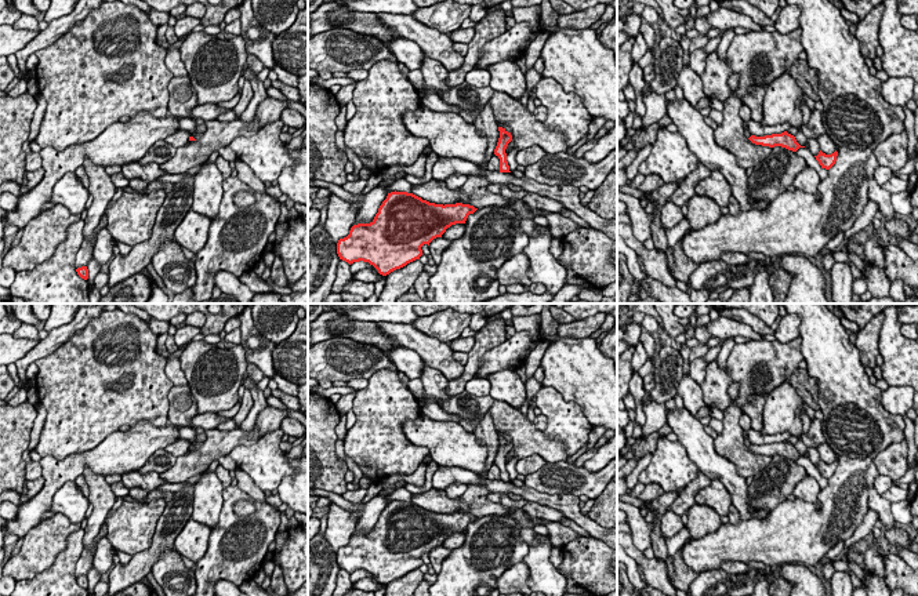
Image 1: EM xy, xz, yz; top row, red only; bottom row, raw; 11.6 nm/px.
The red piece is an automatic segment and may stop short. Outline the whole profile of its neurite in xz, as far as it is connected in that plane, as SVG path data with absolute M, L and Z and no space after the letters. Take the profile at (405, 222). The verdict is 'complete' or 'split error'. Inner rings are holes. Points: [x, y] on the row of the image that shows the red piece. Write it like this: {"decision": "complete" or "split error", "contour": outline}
{"decision": "complete", "contour": "M391 192L378 208L370 224L353 225L349 235L337 243L340 259L348 262L369 262L380 275L387 276L391 272L420 259L421 247L442 237L447 228L456 224L465 224L469 214L478 208L469 204L435 204L407 192Z"}

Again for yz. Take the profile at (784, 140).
{"decision": "complete", "contour": "M787 131L781 134L772 134L765 137L751 135L748 139L755 145L762 145L769 148L781 146L792 152L797 152L799 148L805 148L805 146L801 146L797 142L795 137L788 134Z"}

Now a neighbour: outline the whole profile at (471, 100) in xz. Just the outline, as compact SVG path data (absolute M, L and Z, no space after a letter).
M425 52L420 70L424 76L424 88L433 90L445 103L461 108L458 115L469 124L475 124L478 113L494 94L491 87L475 87L467 81L454 87L447 86L447 69Z

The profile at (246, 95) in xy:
M244 80L244 86L240 90L242 90L240 99L237 105L233 108L236 119L240 119L240 115L246 110L248 102L253 98L253 87L250 80Z

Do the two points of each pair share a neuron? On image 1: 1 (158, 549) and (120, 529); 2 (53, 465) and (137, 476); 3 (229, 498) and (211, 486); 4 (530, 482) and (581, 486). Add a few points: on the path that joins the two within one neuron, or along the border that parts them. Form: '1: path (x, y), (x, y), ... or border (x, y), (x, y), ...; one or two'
1: border (162, 515), (156, 523), (152, 544), (131, 556); two
2: border (138, 469), (122, 475); two
3: border (224, 489), (220, 518), (216, 526); two
4: path (543, 482), (569, 482); one

